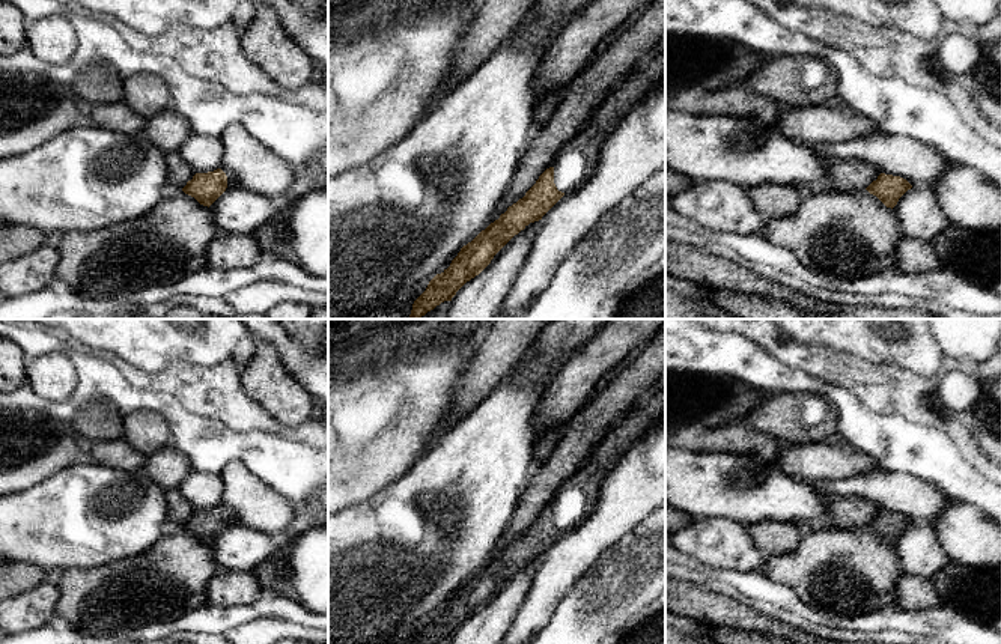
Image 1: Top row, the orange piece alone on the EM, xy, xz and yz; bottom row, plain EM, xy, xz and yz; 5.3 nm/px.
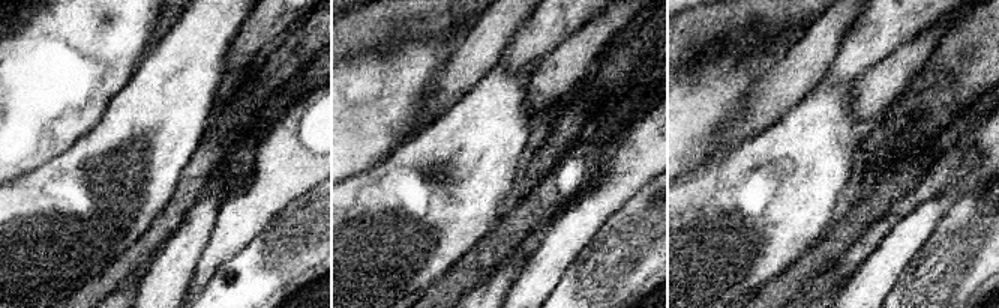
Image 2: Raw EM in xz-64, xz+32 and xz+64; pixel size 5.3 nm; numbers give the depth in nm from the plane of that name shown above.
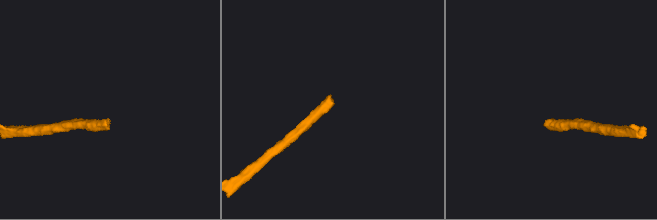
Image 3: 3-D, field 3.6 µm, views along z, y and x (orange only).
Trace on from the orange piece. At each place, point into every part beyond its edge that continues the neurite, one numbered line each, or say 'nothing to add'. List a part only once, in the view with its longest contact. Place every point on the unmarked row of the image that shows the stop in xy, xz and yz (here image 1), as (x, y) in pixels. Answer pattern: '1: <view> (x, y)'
1: xz (577, 497)

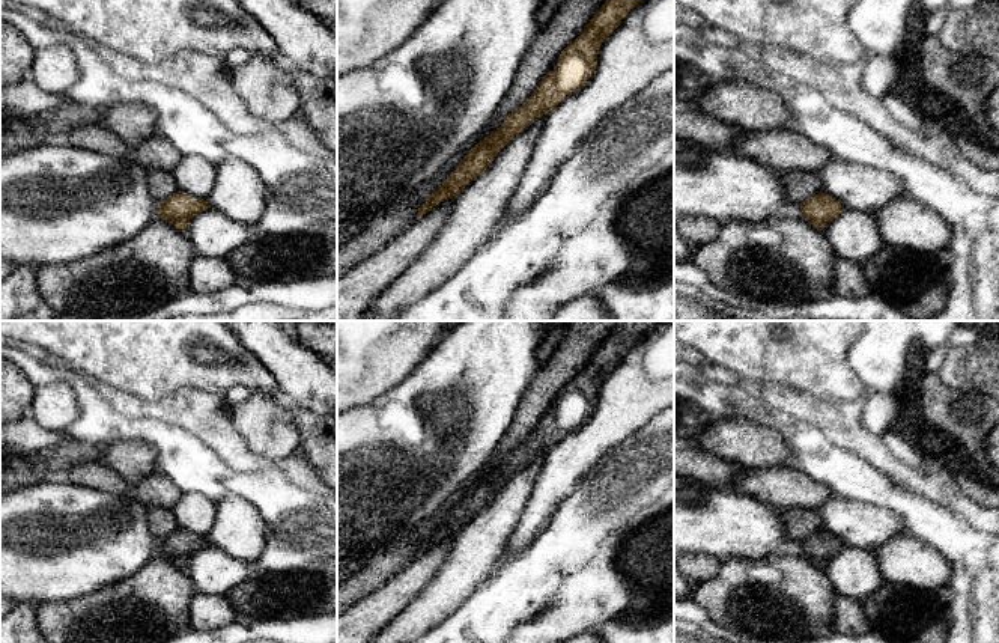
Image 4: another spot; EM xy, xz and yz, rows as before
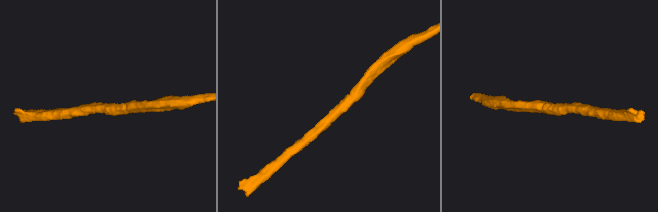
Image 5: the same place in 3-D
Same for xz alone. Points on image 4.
nothing to add

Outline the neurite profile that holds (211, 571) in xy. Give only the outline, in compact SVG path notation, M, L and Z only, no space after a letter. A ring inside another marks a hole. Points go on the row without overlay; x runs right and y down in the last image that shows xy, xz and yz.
M208 545L194 553L182 568L197 593L226 595L256 575L253 563L238 560Z

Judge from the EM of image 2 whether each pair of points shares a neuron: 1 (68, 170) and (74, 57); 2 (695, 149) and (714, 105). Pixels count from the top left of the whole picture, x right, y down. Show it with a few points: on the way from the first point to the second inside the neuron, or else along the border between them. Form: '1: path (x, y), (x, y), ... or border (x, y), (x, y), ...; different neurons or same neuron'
1: border (96, 123), (66, 149), (39, 166); different neurons
2: path (695, 138), (695, 125), (704, 116); same neuron

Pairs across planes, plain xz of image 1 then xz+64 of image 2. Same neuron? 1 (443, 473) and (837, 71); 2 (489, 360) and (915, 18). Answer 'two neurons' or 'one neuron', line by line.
1: two neurons
2: two neurons

